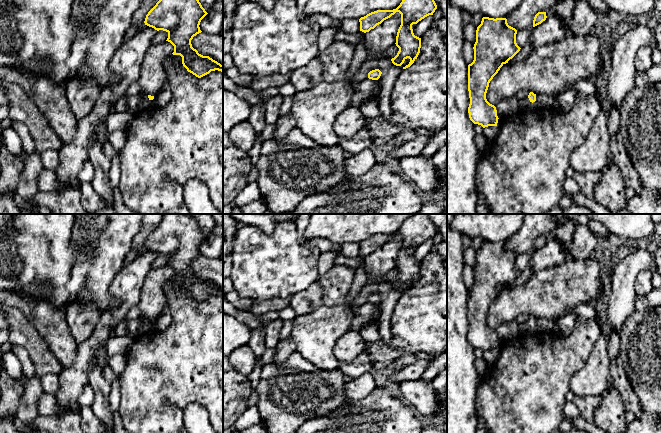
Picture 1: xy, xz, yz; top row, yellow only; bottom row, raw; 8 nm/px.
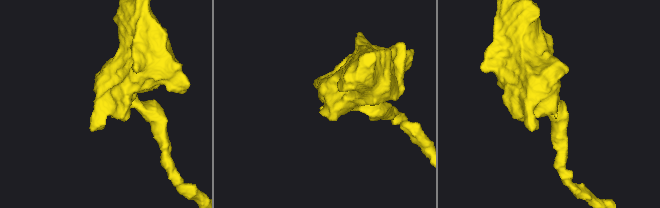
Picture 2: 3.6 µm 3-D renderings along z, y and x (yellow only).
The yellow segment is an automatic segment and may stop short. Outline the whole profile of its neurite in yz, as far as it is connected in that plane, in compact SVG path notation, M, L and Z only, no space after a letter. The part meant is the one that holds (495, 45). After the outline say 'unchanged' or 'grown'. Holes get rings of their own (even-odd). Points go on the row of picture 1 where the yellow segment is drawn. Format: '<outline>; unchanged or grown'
M483 17L476 30L476 42L474 44L474 60L468 65L468 91L470 104L468 107L469 118L474 124L483 128L497 126L498 116L496 107L486 99L486 93L490 81L498 73L500 68L508 63L519 51L516 43L517 30L508 25L506 18Z; unchanged

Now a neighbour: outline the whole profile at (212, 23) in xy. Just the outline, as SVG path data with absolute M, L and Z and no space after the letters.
M210 11L200 22L200 30L208 34L220 34L223 25L223 11Z

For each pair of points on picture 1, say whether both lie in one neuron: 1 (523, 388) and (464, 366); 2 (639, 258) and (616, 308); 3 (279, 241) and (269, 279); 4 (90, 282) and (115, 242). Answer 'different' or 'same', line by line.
1: different
2: same
3: same
4: same

